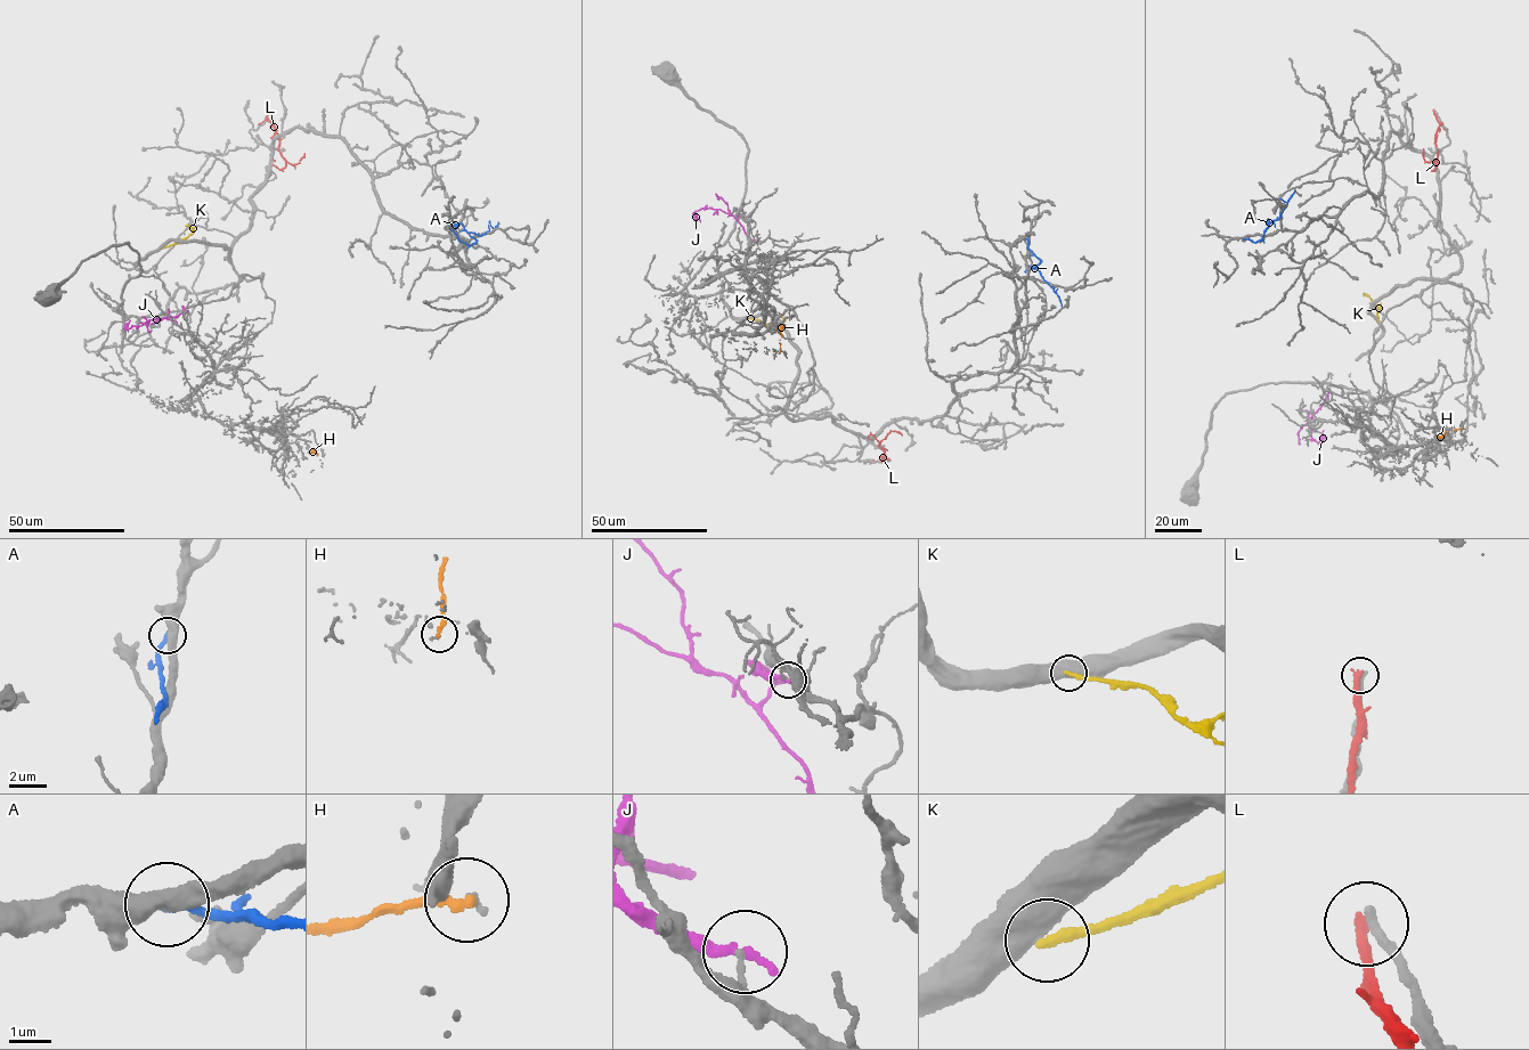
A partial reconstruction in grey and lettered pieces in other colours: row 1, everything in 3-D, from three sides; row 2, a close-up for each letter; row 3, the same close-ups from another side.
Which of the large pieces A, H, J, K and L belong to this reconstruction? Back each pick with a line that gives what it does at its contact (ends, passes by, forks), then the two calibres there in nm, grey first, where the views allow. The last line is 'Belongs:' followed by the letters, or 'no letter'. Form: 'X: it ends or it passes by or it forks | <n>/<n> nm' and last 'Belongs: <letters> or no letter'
Belongs: no letter

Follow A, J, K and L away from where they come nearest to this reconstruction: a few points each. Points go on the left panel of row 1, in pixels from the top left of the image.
A: (450, 227), (458, 239), (470, 245), (477, 241), (469, 233), (480, 236), (491, 232), (498, 221)
J: (176, 322), (169, 318), (169, 314), (152, 324), (125, 328), (130, 319)
K: (163, 247), (193, 234), (185, 225)
L: (268, 103), (267, 120), (278, 136), (278, 149), (286, 167), (278, 169), (269, 154)

